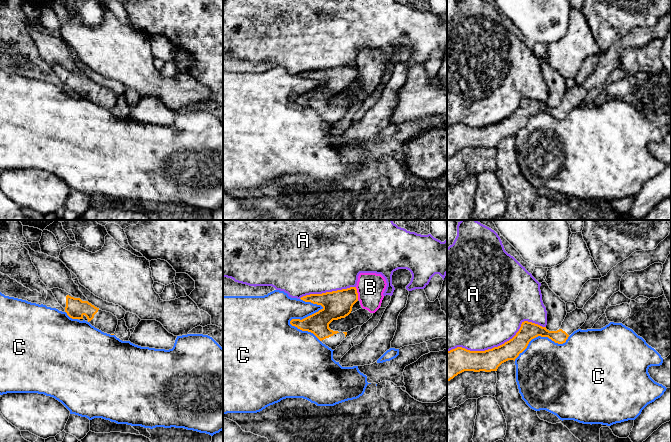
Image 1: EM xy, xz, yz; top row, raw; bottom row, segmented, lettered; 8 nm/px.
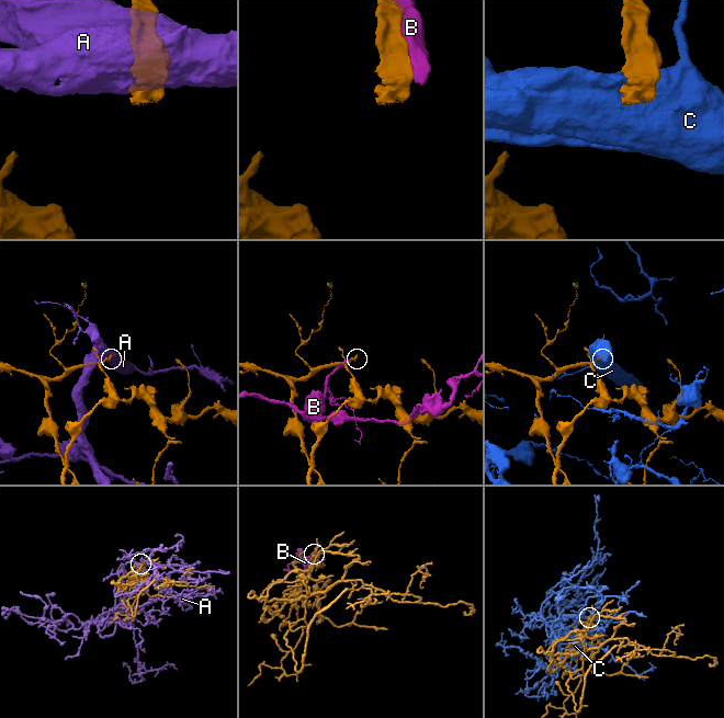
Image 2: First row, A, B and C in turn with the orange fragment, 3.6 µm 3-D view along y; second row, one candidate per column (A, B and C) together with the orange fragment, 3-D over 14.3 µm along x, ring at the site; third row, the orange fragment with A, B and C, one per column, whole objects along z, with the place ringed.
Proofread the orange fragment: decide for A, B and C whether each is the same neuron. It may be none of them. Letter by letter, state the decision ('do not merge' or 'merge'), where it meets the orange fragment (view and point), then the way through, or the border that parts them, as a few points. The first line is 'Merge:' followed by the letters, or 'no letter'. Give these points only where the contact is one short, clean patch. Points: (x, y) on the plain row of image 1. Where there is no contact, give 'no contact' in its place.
Merge: no letter
A: do not merge; contact yz (498, 122)
B: do not merge; contact xz (357, 69)
C: do not merge; contact xz (302, 95)

